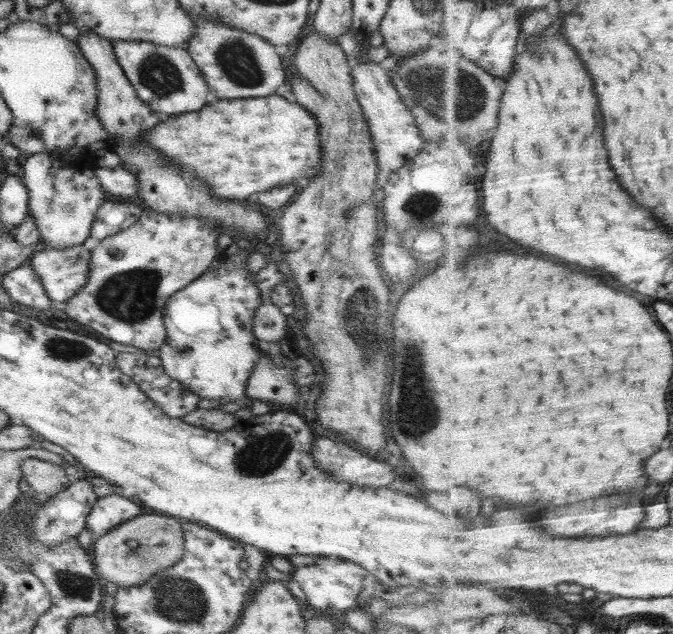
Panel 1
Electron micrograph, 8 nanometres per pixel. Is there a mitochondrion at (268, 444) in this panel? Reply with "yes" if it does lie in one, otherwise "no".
yes

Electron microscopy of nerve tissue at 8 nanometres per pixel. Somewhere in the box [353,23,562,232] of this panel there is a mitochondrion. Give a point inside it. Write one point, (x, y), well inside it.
(436, 88)

